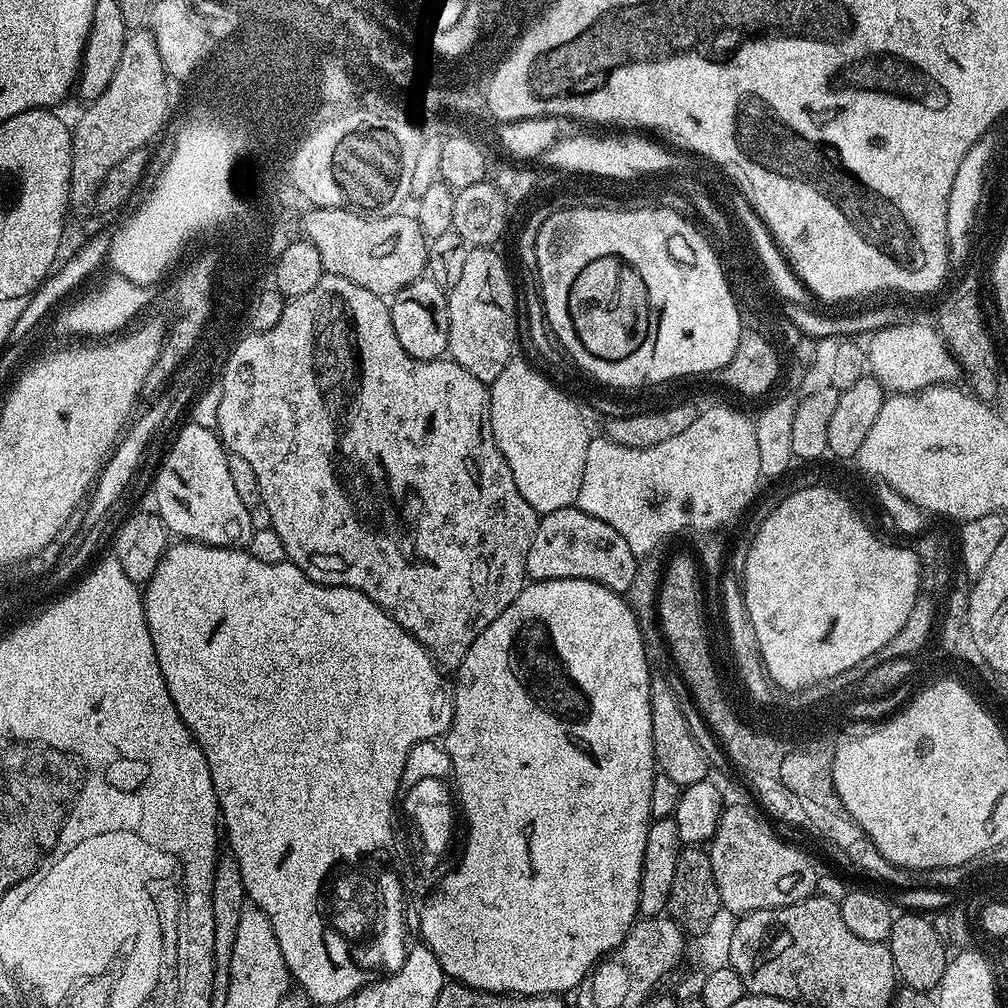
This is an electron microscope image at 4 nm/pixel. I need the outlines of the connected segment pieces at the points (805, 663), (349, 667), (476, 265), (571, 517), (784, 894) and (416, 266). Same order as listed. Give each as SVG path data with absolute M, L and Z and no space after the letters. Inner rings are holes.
M815 488L798 490L786 498L761 522L761 528L754 534L750 546L749 556L746 558L742 587L746 592L746 609L752 616L754 627L760 632L762 651L768 656L768 665L774 670L774 674L782 678L783 684L794 686L795 684L807 684L810 690L815 689L826 678L835 678L842 674L842 670L850 670L850 666L860 664L870 654L874 654L878 648L886 646L882 638L888 637L888 628L894 628L896 620L904 614L904 604L912 602L912 562L919 558L911 547L899 548L896 544L887 544L879 535L874 538L866 538L860 534L856 519L851 514L842 510L842 502L834 499L829 493L818 492Z
M181 539L179 542L169 543L168 549L164 551L164 557L158 562L154 574L147 584L143 585L142 595L144 597L144 613L146 614L146 626L150 630L150 638L154 642L154 654L158 658L158 666L162 670L162 678L170 690L170 698L182 718L182 722L192 732L192 737L198 742L198 746L206 754L206 762L210 766L210 778L214 782L216 797L220 803L220 820L222 821L222 832L228 835L228 840L232 844L232 856L236 859L237 866L241 869L238 879L245 897L253 900L251 902L257 909L263 911L270 923L274 926L274 935L278 938L278 944L282 948L282 955L286 960L291 979L295 981L299 988L312 992L316 1000L329 1000L334 1002L340 1000L340 996L348 996L352 993L352 988L358 987L358 982L350 979L348 968L332 968L328 964L328 951L324 949L324 944L320 944L320 919L316 916L316 892L320 888L320 876L325 876L329 866L334 866L337 858L350 858L351 852L364 852L365 850L375 850L388 840L388 819L390 819L390 805L392 805L392 792L396 792L396 779L403 777L403 766L406 764L407 755L416 743L423 740L435 741L447 733L452 725L452 697L453 689L444 681L445 673L439 664L433 660L428 651L417 642L401 624L393 618L382 606L378 606L366 594L362 594L353 588L334 588L326 584L315 584L298 565L285 562L282 564L271 564L270 562L258 562L246 550L240 548L219 548L213 544L199 544L196 540Z
M469 247L466 262L462 265L462 275L453 288L447 289L448 298L448 352L463 368L470 370L474 378L491 382L506 370L514 358L512 347L516 344L516 288L508 273L508 264L496 253L495 247Z
M578 507L546 512L530 542L524 571L529 581L537 580L593 580L612 592L628 594L636 580L638 558L630 550L626 538L606 526L598 518Z
M725 803L720 814L718 830L712 835L707 849L710 862L714 866L714 882L718 882L718 894L723 911L747 914L758 910L770 910L797 904L816 892L818 868L800 848L787 844L748 804Z
M315 208L302 217L303 235L318 250L322 266L329 276L341 276L376 296L391 298L410 282L421 279L428 266L429 241L420 229L420 221L415 215L404 216L359 216L347 208Z

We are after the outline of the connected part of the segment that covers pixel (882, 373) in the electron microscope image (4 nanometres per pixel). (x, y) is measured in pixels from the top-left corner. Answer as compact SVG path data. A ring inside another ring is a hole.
M911 322L895 324L893 328L871 333L869 340L872 341L866 344L866 364L873 378L884 387L885 393L920 392L933 384L948 386L961 379L960 365L933 325L931 328L928 324Z

